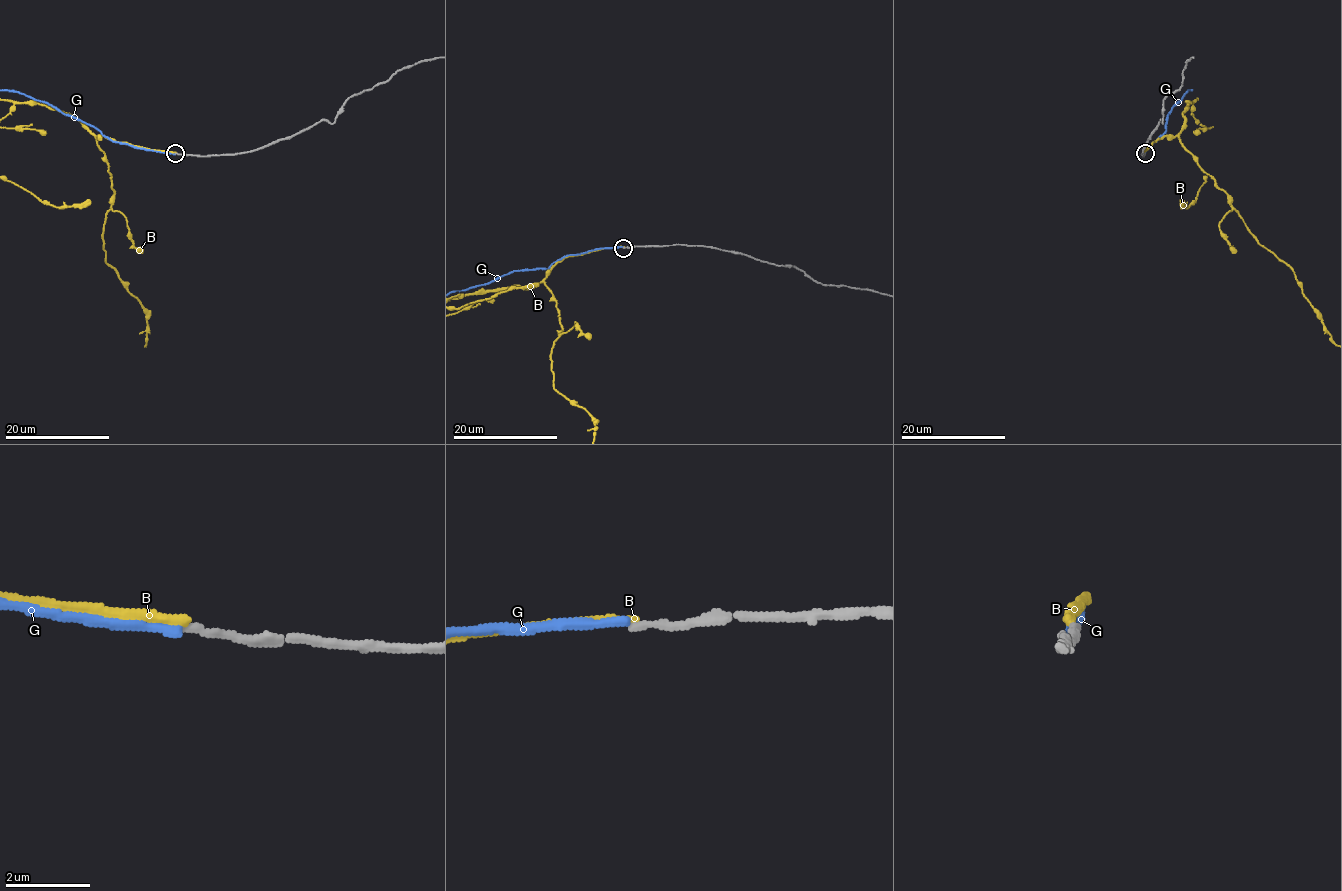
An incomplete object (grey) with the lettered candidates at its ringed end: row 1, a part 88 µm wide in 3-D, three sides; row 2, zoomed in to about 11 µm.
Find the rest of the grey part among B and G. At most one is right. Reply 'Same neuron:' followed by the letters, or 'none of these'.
Same neuron: none of these

